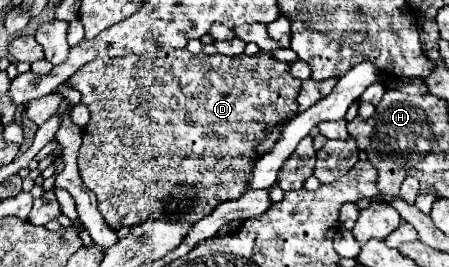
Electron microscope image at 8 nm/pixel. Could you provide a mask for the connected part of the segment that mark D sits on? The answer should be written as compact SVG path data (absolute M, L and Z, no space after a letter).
M154 49L146 55L126 55L126 57L100 57L92 63L80 67L72 77L70 85L82 93L82 103L90 109L90 121L84 127L84 141L78 155L78 167L80 177L84 185L98 197L98 209L104 215L106 223L112 229L120 229L124 225L140 225L148 219L164 219L164 221L182 221L182 223L198 223L202 217L210 215L214 207L228 199L238 199L246 191L246 181L252 173L252 167L256 163L254 153L256 145L260 143L260 137L268 131L270 125L284 123L288 117L292 117L296 111L296 97L300 93L300 81L290 75L290 63L282 63L274 59L268 51L258 51L254 57L240 55L240 57L224 57L220 53L216 55L192 55L186 49Z

